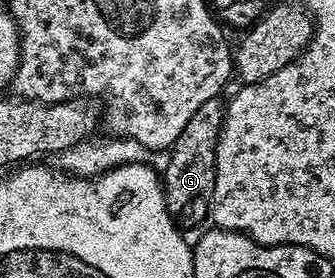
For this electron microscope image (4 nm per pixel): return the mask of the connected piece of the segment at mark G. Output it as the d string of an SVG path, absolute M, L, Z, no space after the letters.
M211 98L190 116L190 124L182 128L182 136L170 147L167 155L168 167L162 170L162 181L164 183L164 198L168 201L168 211L176 225L181 228L196 226L199 222L207 223L212 213L212 197L214 196L214 180L216 179L216 145L220 140L220 129L224 127L224 115L226 106L220 98Z

